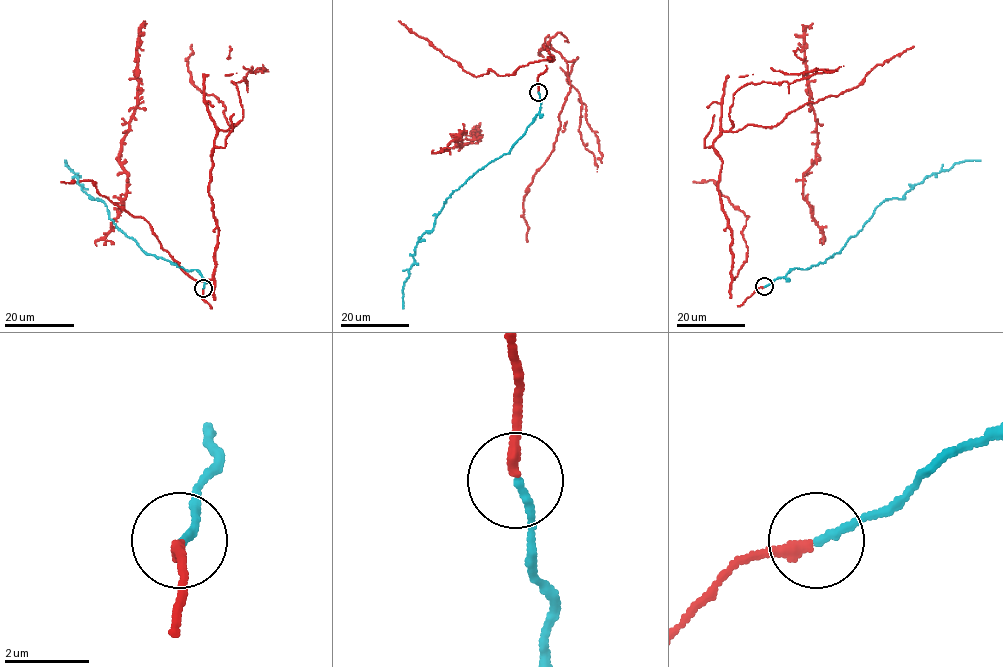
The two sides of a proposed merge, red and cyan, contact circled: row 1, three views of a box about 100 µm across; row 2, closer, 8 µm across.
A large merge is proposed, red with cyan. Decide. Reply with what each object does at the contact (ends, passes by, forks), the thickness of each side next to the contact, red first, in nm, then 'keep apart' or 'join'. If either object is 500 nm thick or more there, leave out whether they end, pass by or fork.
red ends | cyan ends | 280/180 nm | join

